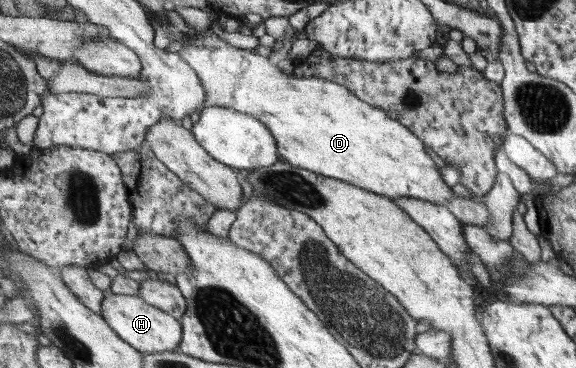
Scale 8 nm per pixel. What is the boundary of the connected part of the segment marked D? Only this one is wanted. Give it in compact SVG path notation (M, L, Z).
M203 31L202 33L195 32L187 35L190 37L190 41L188 45L184 49L180 49L178 53L180 53L202 77L202 82L207 94L206 106L235 108L240 112L258 118L258 120L262 121L262 124L266 124L268 130L274 134L274 138L276 138L276 142L278 142L278 154L282 161L292 164L292 166L296 166L297 168L306 169L320 175L330 176L330 178L345 181L348 184L357 185L359 188L364 188L369 192L377 193L378 195L387 197L393 201L396 201L396 199L418 199L420 201L444 205L456 197L454 190L444 182L444 178L440 178L440 168L438 168L436 162L430 158L430 154L428 154L428 150L426 150L427 146L422 142L422 139L418 138L414 132L411 132L404 124L401 124L400 121L388 116L388 113L385 110L368 104L366 101L358 98L358 96L356 96L349 88L324 78L298 77L294 75L294 72L291 74L284 74L284 72L271 61L270 57L260 56L254 53L254 49L235 48L228 44L228 42L224 42L222 38L219 38L211 31Z

